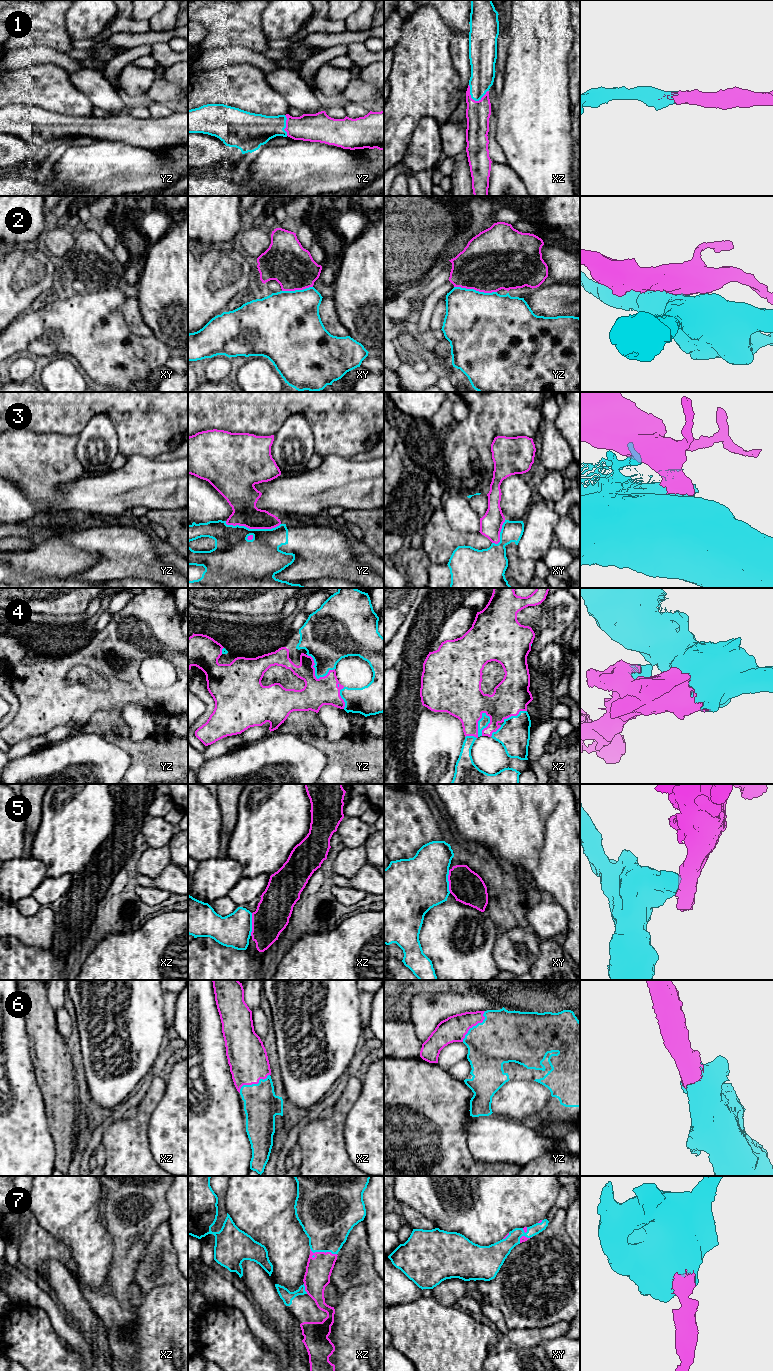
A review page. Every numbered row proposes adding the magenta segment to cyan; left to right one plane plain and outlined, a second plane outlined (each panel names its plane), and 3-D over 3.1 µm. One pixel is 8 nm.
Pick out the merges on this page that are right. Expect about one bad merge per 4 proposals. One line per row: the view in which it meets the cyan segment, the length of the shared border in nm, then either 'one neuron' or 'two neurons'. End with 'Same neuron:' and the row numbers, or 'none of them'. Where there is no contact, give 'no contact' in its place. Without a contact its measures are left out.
1: xz | 180 nm | one neuron
2: yz | 340 nm | two neurons
3: yz | 440 nm | one neuron
4: xz | 260 nm | one neuron
5: xz | 180 nm | two neurons
6: xz | 280 nm | one neuron
7: xz | 220 nm | one neuron
Same neuron: 1, 3, 4, 6, 7

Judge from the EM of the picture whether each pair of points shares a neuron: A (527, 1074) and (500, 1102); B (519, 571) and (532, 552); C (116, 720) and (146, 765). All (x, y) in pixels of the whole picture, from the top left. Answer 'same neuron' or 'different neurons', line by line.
A: different neurons
B: different neurons
C: same neuron

